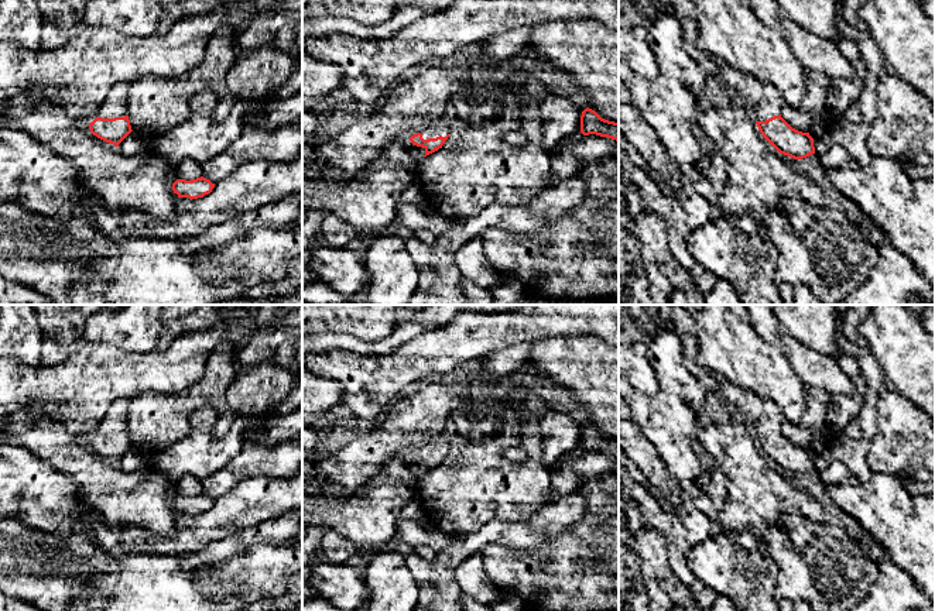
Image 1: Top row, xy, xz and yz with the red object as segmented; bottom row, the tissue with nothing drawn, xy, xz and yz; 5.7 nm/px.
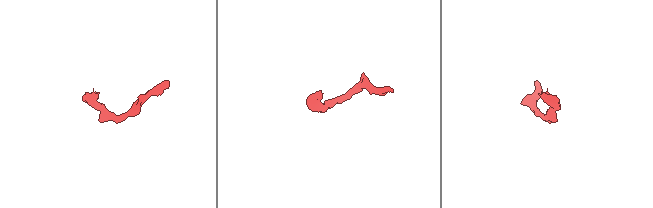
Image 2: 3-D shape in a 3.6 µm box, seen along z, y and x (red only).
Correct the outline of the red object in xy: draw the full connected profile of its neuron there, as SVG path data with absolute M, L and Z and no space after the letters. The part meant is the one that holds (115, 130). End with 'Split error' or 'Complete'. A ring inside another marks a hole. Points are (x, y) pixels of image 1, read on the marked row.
M131 85L113 87L95 120L89 123L90 133L116 147L133 131L127 116L127 95Z. Split error

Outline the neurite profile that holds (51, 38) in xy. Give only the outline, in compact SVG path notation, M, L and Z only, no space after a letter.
M44 21L41 27L41 49L51 51L65 45L61 28L52 23Z

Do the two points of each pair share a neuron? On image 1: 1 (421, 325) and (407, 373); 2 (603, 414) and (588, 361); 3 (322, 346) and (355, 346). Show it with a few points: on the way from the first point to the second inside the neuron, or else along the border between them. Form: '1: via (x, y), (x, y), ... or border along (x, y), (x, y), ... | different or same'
1: border along (449, 322), (424, 330), (390, 353) | different
2: via (603, 401), (603, 383), (595, 374) | same
3: via (331, 343), (346, 343) | same

